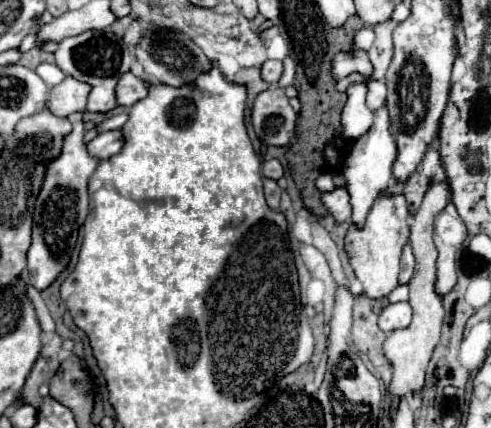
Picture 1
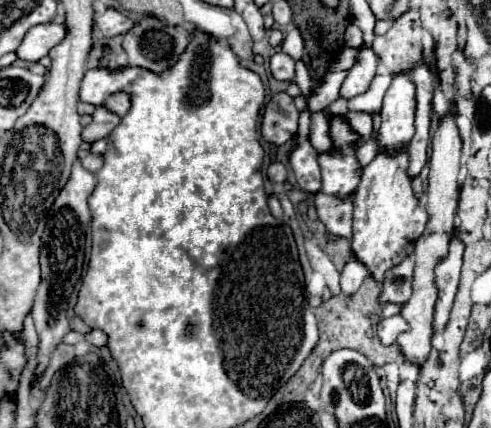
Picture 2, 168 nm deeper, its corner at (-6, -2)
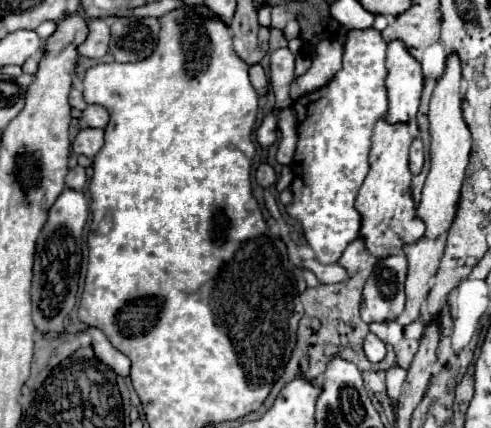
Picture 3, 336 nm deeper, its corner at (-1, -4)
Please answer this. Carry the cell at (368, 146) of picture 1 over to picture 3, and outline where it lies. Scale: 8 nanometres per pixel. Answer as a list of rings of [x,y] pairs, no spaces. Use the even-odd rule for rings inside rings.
[[[392,40],[386,52],[386,90],[388,90],[388,112],[386,120],[416,120],[420,94],[422,94],[422,68],[418,60],[408,52],[402,40]]]

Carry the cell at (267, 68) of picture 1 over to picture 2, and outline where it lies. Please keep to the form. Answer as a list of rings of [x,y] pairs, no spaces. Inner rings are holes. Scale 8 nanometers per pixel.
[[[277,52],[271,58],[271,74],[275,80],[291,82],[295,78],[295,60],[283,52]]]

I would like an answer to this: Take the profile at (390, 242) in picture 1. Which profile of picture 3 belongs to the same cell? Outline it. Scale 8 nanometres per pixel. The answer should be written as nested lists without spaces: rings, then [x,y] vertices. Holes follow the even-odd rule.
[[[380,118],[372,132],[370,150],[370,172],[358,192],[356,208],[362,214],[360,238],[366,240],[366,248],[372,256],[384,258],[398,254],[404,244],[414,244],[424,234],[424,222],[418,220],[416,208],[410,194],[412,174],[408,170],[408,148],[412,144],[412,134],[408,124],[390,124]]]

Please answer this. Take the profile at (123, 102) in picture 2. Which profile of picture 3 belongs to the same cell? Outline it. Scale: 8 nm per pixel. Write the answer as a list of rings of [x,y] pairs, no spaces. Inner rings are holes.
[[[98,104],[86,106],[80,118],[80,128],[104,128],[106,124],[108,124],[108,112],[102,106]]]

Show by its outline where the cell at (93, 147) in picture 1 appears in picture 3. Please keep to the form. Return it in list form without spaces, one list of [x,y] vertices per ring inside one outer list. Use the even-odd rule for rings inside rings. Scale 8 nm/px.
[[[76,166],[72,168],[68,174],[66,174],[66,188],[72,188],[72,190],[82,190],[86,182],[86,170],[82,166]]]

